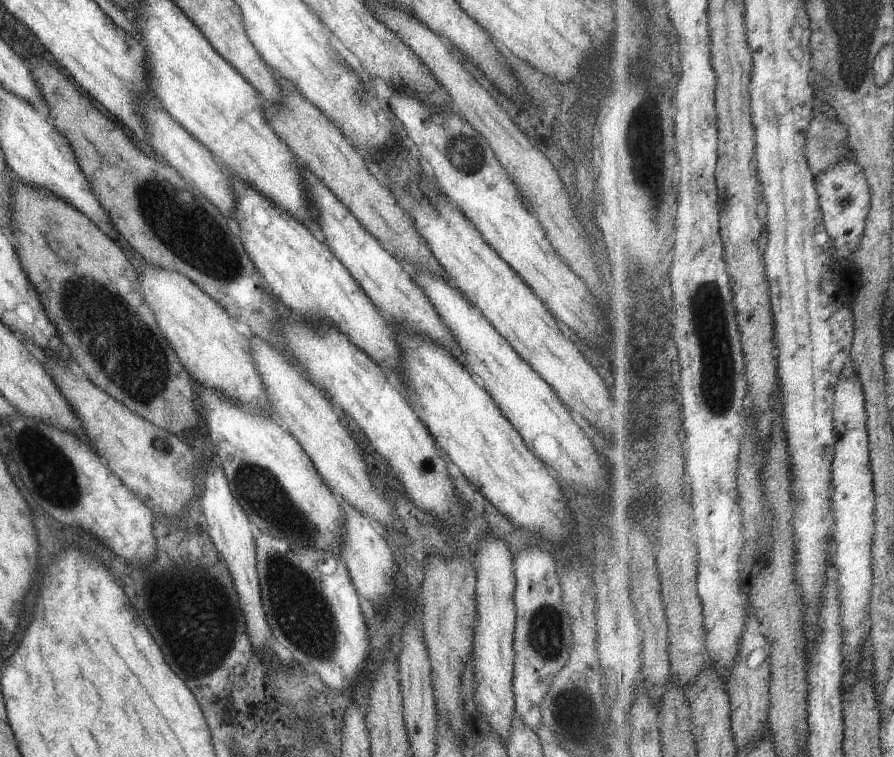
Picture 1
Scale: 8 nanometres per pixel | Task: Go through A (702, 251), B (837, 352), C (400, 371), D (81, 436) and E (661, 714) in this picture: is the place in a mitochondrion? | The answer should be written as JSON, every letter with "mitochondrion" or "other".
{"A":"other","B":"other","C":"other","D":"other","E":"other"}

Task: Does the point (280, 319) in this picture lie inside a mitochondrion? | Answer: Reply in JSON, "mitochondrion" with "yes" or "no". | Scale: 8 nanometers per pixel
{"mitochondrion":"no"}

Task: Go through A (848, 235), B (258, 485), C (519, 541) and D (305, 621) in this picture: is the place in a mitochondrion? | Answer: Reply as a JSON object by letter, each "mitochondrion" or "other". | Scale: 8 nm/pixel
{"A":"other","B":"mitochondrion","C":"other","D":"mitochondrion"}

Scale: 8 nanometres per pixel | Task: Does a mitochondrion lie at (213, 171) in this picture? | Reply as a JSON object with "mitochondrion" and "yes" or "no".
{"mitochondrion":"no"}

